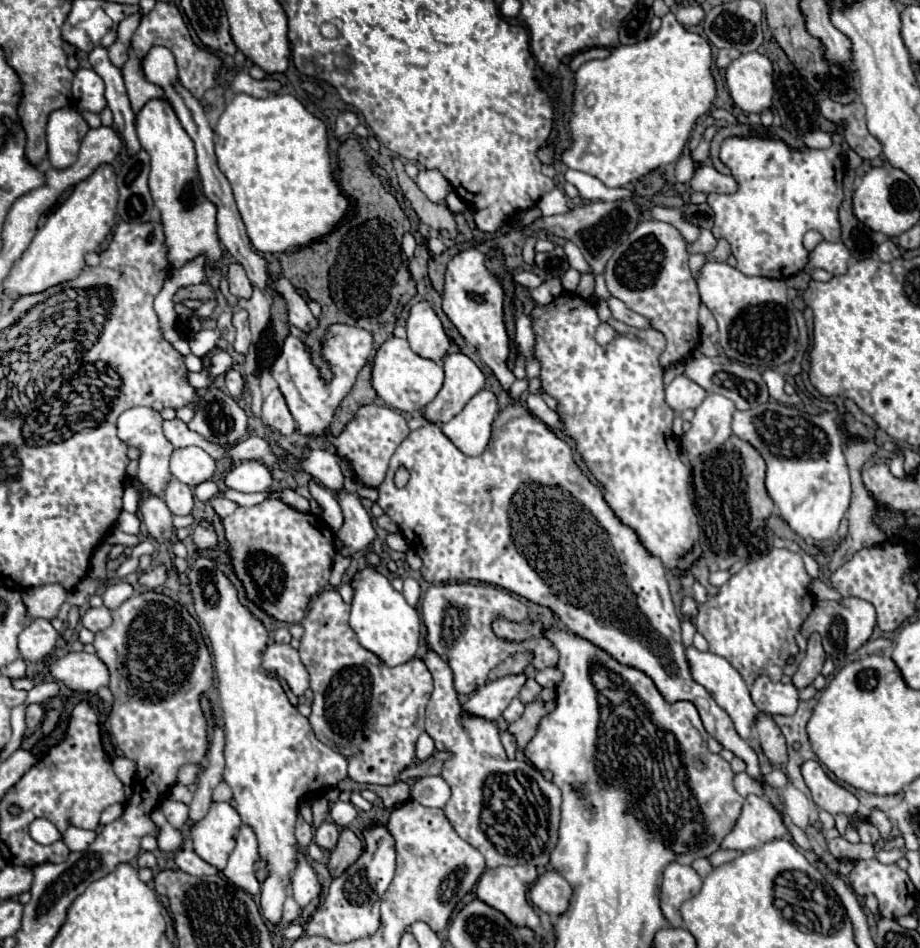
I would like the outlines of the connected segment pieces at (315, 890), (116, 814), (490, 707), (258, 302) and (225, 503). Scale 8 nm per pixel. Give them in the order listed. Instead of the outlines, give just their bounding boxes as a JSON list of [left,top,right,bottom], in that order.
[[291,848,321,908],[101,804,125,826],[463,674,527,720],[239,290,269,342],[211,496,237,518]]

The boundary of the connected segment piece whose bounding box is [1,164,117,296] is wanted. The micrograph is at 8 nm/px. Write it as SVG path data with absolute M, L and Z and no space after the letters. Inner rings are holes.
M101 164L89 178L79 182L71 196L59 204L47 218L47 222L37 230L25 256L13 266L9 278L3 282L5 296L25 296L45 292L49 286L69 282L81 274L85 268L85 254L95 252L105 236L115 226L115 206L117 206L117 186L115 172L111 164Z

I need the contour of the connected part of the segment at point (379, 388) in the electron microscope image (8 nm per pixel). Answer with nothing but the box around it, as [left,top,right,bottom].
[371,336,443,414]

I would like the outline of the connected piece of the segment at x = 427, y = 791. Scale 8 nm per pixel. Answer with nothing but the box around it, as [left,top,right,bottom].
[411,776,449,808]

